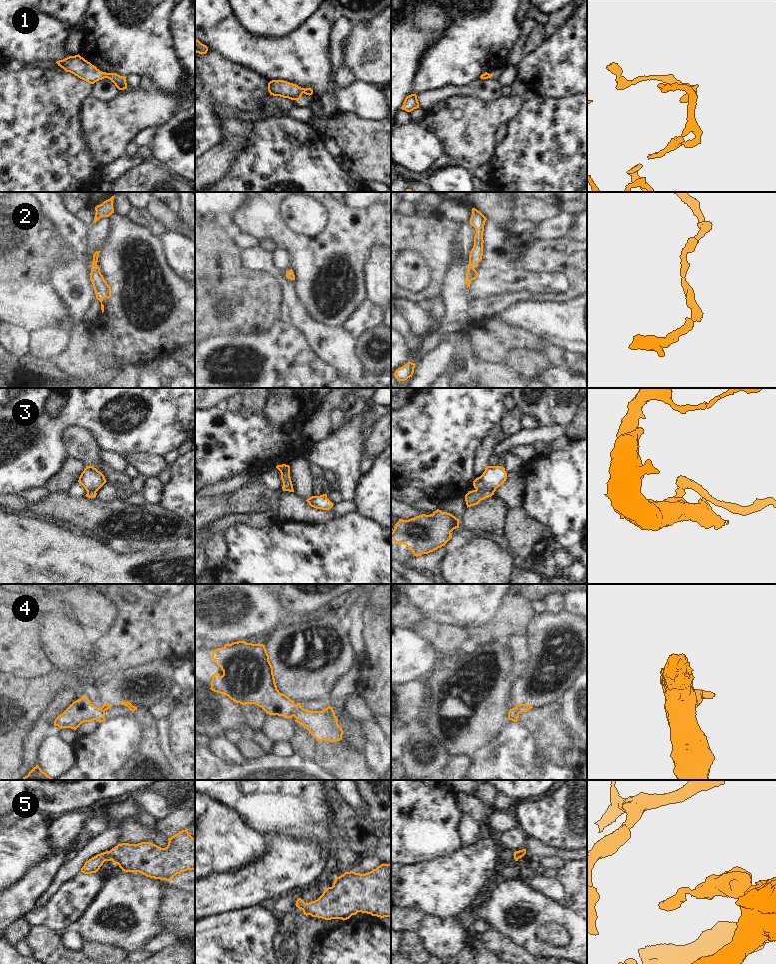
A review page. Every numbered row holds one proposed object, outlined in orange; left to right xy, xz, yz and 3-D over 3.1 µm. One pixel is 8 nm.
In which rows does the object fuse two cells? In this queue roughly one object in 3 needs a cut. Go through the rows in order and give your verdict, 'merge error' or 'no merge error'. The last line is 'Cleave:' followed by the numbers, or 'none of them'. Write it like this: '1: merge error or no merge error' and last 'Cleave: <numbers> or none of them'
1: no merge error
2: no merge error
3: merge error
4: merge error
5: no merge error
Cleave: 3, 4

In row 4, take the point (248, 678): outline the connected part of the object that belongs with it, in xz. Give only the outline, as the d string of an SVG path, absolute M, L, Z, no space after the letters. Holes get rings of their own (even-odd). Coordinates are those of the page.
M244 640L225 644L222 648L212 650L212 659L223 671L222 676L218 672L212 676L210 688L212 691L224 694L242 705L255 704L269 715L292 718L301 707L301 703L295 705L293 700L277 689L265 645L247 643Z

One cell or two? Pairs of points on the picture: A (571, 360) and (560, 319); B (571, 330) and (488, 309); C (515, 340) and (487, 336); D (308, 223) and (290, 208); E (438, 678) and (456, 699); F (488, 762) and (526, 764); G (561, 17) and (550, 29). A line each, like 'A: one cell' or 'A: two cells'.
A: two cells
B: two cells
C: one cell
D: one cell
E: one cell
F: one cell
G: one cell

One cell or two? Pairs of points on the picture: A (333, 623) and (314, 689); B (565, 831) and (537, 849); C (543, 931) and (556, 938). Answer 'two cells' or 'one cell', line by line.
A: one cell
B: two cells
C: one cell

